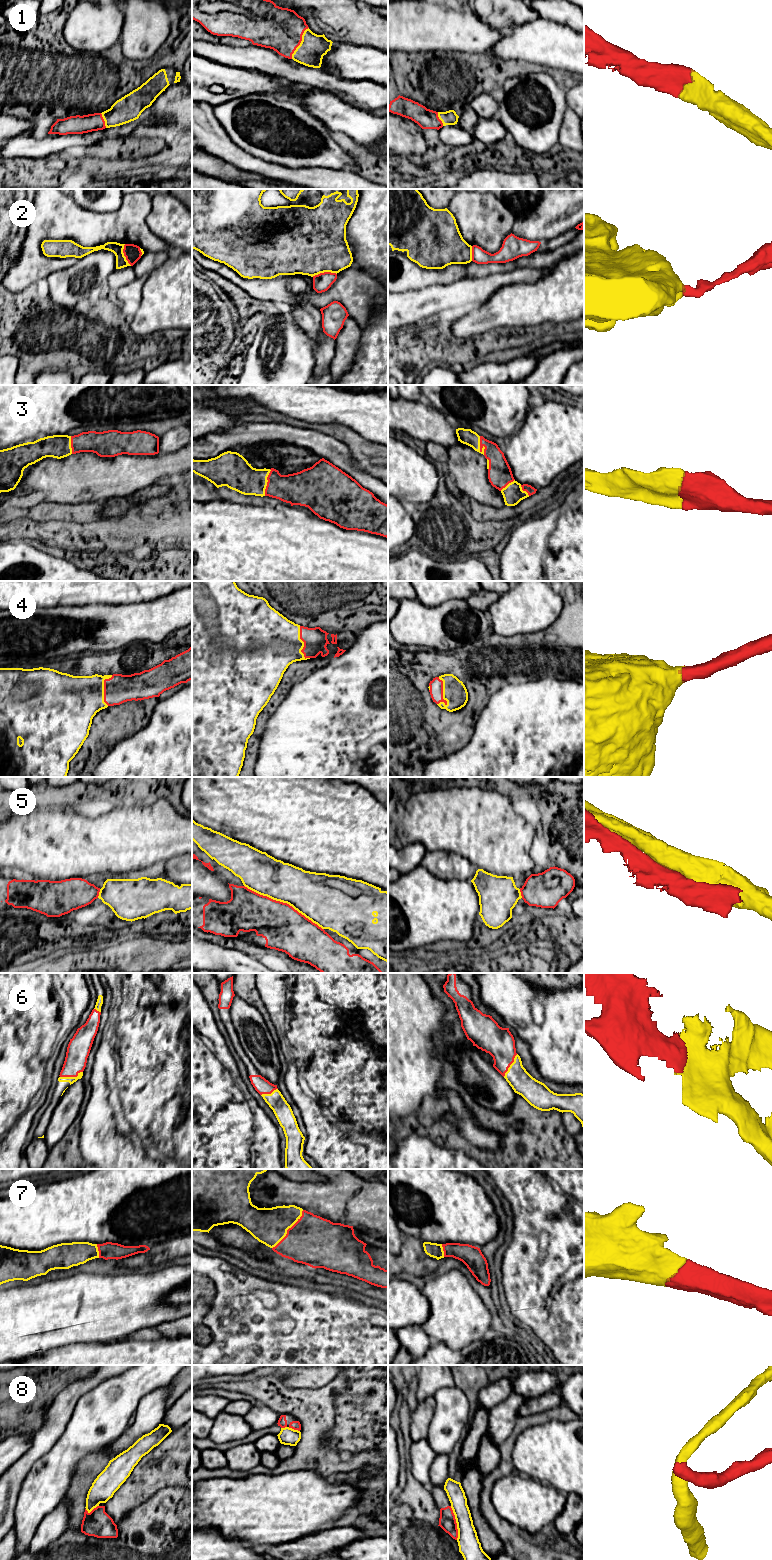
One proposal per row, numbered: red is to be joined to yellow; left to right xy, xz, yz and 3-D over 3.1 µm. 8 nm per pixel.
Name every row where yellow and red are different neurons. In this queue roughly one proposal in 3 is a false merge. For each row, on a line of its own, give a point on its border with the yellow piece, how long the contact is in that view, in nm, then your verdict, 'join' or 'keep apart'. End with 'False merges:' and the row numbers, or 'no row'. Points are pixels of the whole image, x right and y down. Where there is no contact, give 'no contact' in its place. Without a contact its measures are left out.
1: xz (300, 43) | 300 nm | join
2: xz (324, 271) | 200 nm | keep apart
3: yz (479, 445) | 160 nm | join
4: yz (443, 691) | 240 nm | join
5: xz (284, 902) | 750 nm | keep apart
6: xy (71, 1077) | 190 nm | join
7: xz (288, 1228) | 400 nm | join
8: yz (456, 1522) | 280 nm | keep apart
False merges: 2, 5, 8

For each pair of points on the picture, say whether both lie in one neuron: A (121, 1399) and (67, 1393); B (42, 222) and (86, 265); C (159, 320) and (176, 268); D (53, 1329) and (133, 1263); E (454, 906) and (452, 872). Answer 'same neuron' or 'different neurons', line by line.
A: different neurons
B: different neurons
C: same neuron
D: different neurons
E: different neurons

